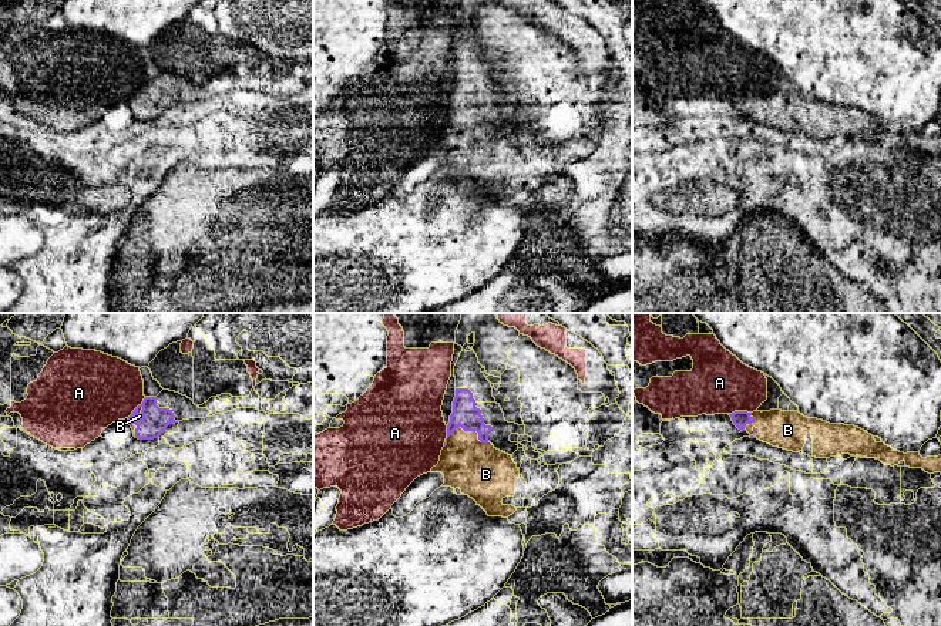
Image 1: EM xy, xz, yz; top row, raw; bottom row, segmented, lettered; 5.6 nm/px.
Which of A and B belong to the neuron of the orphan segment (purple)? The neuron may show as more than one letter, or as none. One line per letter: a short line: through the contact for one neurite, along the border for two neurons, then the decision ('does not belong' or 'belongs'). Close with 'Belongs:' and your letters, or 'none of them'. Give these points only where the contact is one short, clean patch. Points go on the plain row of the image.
A: does not belong
B: belongs
Belongs: B

